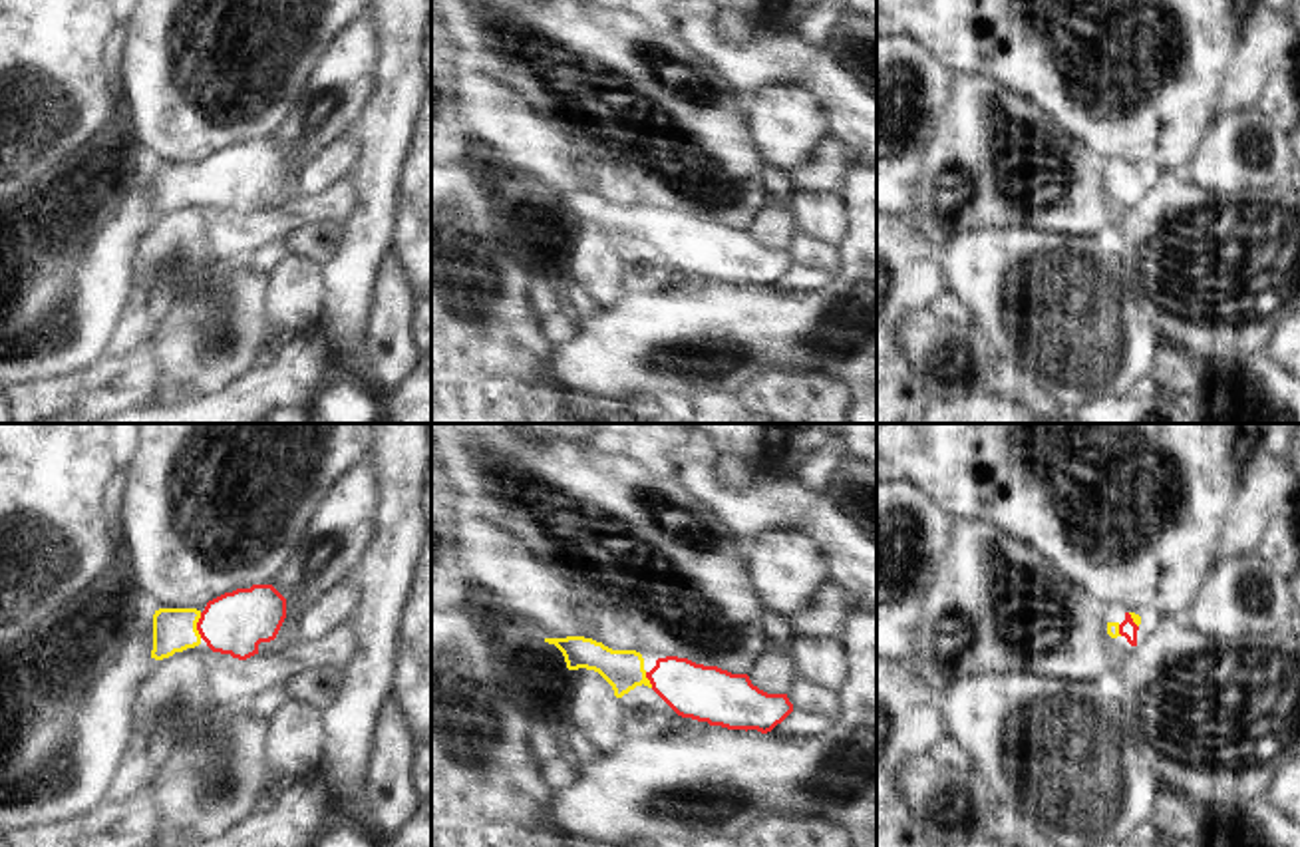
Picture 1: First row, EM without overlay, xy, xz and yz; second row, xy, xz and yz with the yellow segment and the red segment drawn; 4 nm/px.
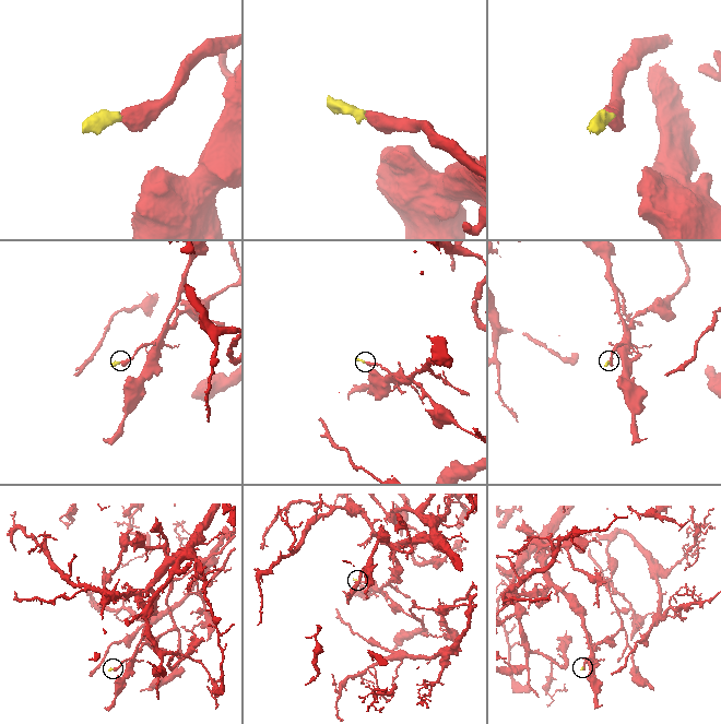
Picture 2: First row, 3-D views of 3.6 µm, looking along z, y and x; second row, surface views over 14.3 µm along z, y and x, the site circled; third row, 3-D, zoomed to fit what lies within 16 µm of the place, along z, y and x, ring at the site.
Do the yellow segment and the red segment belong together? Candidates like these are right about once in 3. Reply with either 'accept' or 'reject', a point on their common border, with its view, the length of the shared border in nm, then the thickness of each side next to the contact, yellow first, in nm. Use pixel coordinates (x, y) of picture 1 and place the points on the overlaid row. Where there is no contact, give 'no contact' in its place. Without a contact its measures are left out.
accept | xy (195, 625) | 100 nm | 180/260 nm

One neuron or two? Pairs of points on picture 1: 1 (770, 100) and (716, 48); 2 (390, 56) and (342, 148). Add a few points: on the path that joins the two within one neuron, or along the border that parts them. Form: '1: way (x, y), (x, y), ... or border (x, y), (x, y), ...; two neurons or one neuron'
1: border (808, 90), (800, 86), (762, 86), (754, 94); two neurons
2: border (346, 132), (356, 144), (356, 160), (350, 171); two neurons

